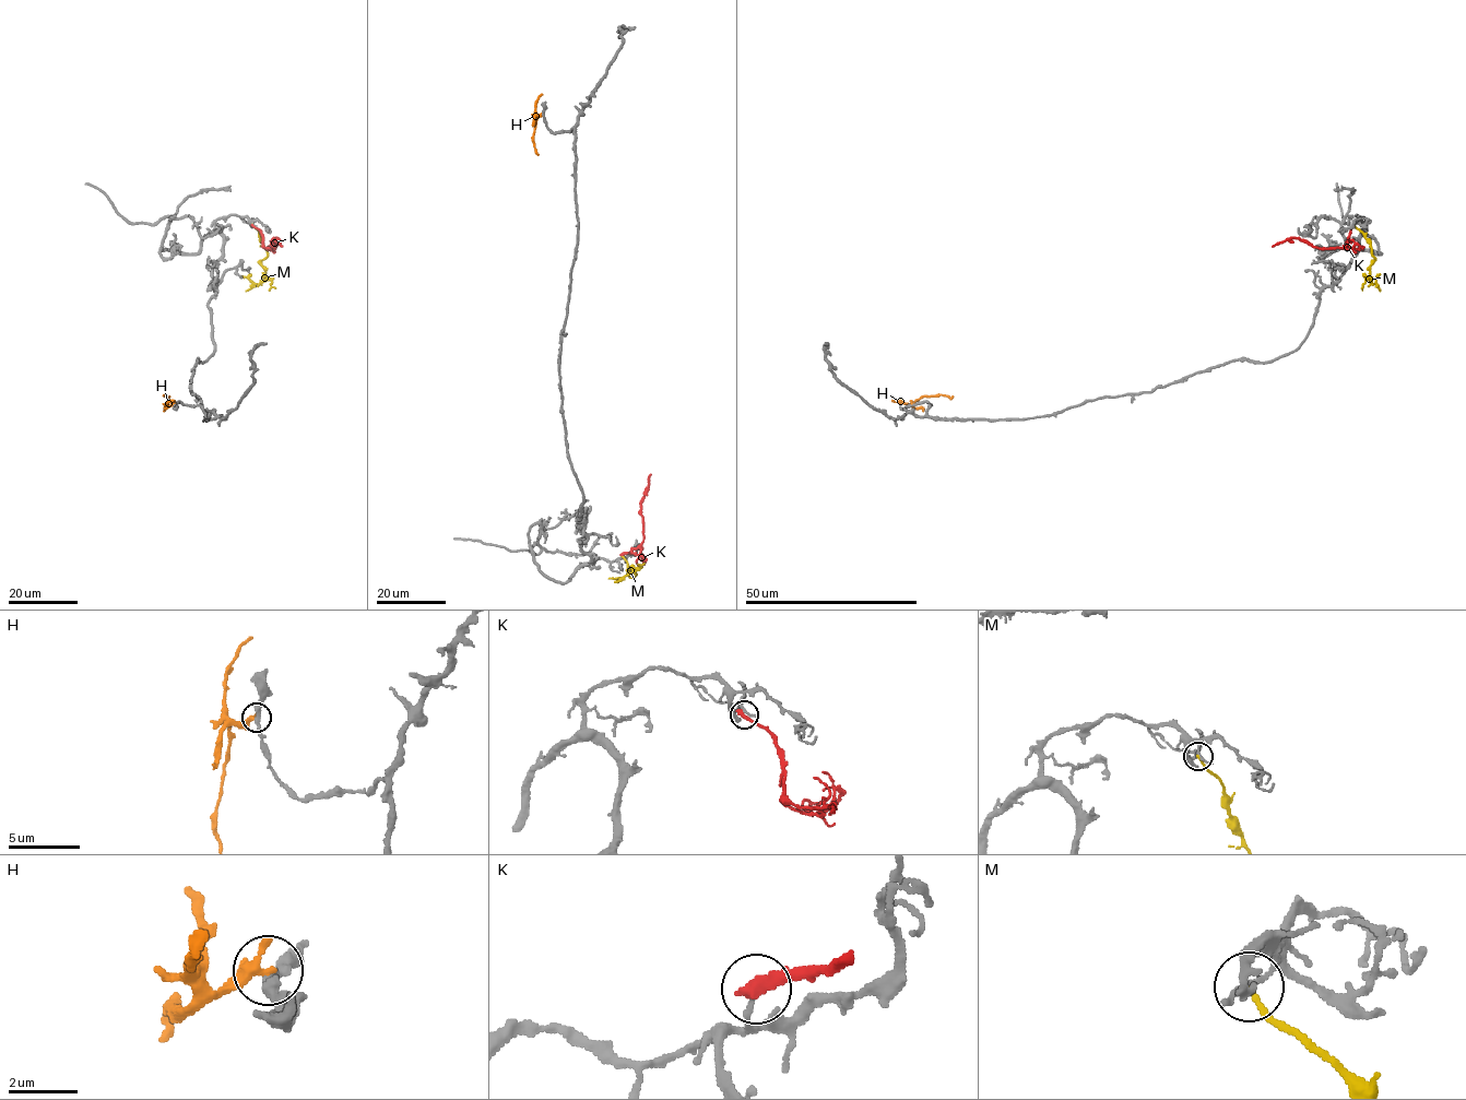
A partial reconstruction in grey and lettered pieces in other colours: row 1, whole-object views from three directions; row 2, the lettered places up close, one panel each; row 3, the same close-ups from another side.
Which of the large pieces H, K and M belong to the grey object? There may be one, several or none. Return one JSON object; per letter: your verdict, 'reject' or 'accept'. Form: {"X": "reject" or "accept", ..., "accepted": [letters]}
{"H": "reject", "K": "reject", "M": "reject", "accepted": []}

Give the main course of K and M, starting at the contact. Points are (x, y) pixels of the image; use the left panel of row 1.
K: (253, 226), (260, 232), (264, 247), (275, 248), (274, 238), (282, 247)
M: (252, 224), (268, 256), (260, 261), (264, 279), (256, 284), (239, 276)

